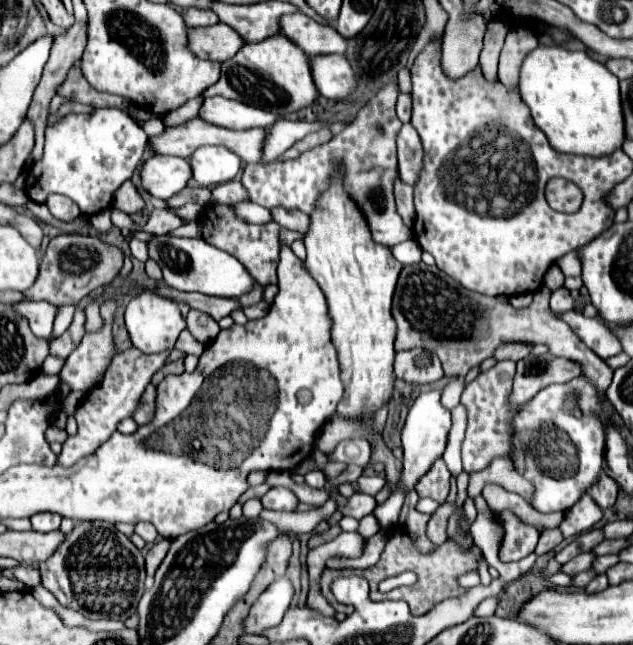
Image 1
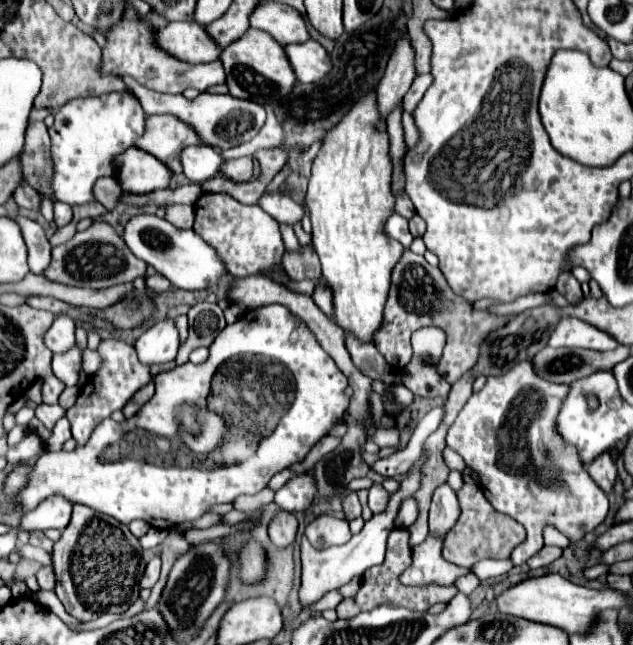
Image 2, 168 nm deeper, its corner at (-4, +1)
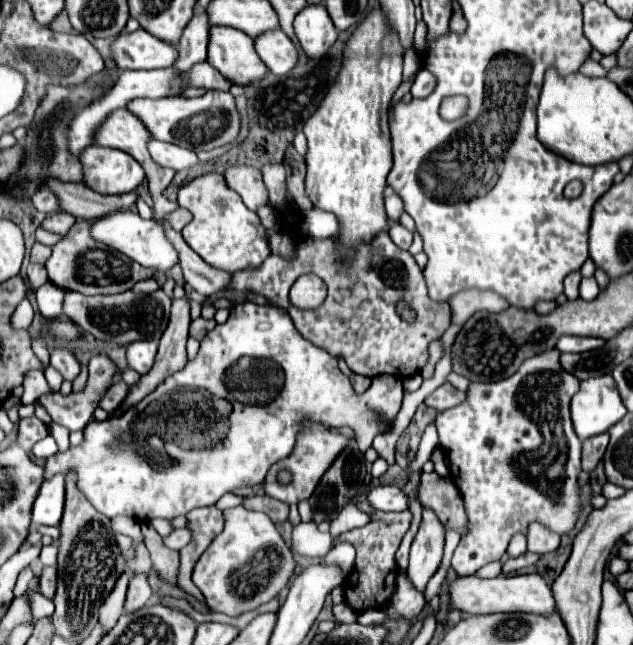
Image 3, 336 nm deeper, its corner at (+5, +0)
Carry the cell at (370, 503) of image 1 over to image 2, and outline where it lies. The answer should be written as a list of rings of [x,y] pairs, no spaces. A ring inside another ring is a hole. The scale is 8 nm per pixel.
[[[382,483],[372,485],[372,489],[370,489],[370,509],[374,513],[382,513],[382,511],[386,511],[388,501],[390,501],[390,493],[382,487]]]

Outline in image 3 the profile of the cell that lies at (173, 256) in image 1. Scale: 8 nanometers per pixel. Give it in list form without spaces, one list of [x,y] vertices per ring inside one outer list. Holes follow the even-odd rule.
[[[131,210],[115,212],[111,216],[99,218],[97,222],[91,224],[91,236],[95,240],[101,240],[103,244],[107,244],[109,248],[119,250],[121,254],[129,256],[131,260],[139,262],[141,266],[155,268],[161,274],[169,272],[173,266],[179,264],[179,254],[175,252],[175,246],[167,240],[163,226],[155,220],[143,220],[137,212],[131,212]]]

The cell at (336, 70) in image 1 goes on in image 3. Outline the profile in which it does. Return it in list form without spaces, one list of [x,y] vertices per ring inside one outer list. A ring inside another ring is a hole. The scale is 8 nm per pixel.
[[[281,30],[265,32],[263,36],[259,36],[255,40],[255,50],[265,66],[277,76],[285,76],[299,62],[297,46]]]

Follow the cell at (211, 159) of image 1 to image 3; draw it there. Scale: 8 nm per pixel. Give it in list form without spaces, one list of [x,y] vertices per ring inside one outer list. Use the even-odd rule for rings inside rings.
[[[153,140],[149,144],[149,152],[151,152],[151,158],[159,164],[159,166],[165,166],[165,168],[171,168],[171,170],[189,170],[189,168],[195,168],[201,164],[199,156],[189,150],[189,148],[179,148],[175,144],[167,144],[167,142],[159,142],[159,140]]]

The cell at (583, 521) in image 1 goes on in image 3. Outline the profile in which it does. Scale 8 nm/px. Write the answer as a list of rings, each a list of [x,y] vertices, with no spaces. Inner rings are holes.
[[[547,350],[531,360],[525,360],[509,378],[497,382],[471,382],[467,400],[437,416],[439,446],[447,452],[451,476],[463,492],[467,516],[471,522],[469,534],[461,538],[453,554],[453,570],[459,576],[471,576],[481,566],[501,560],[507,544],[515,534],[529,532],[533,522],[543,524],[559,536],[569,534],[581,516],[581,440],[573,432],[569,418],[569,400],[579,390],[579,380],[565,372],[559,364],[559,350]]]

